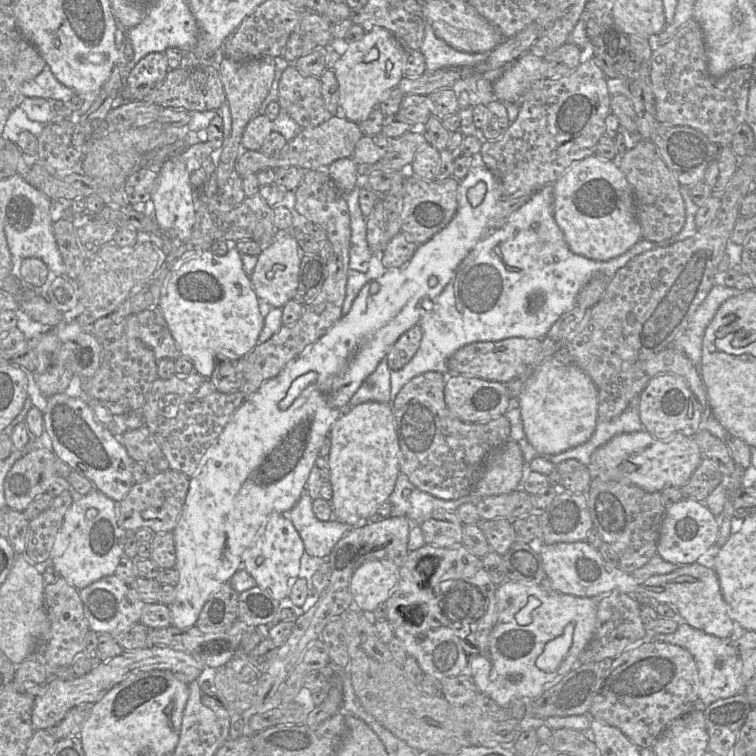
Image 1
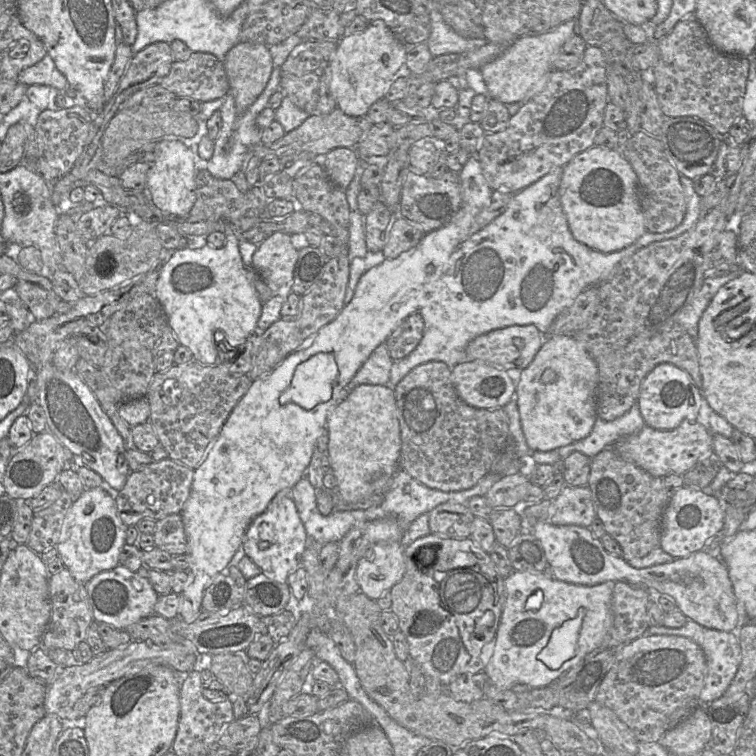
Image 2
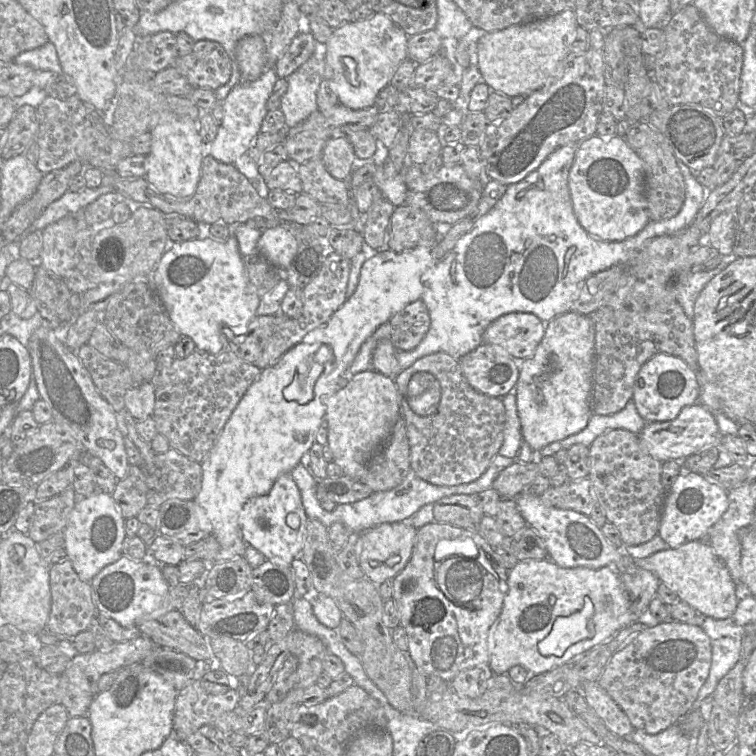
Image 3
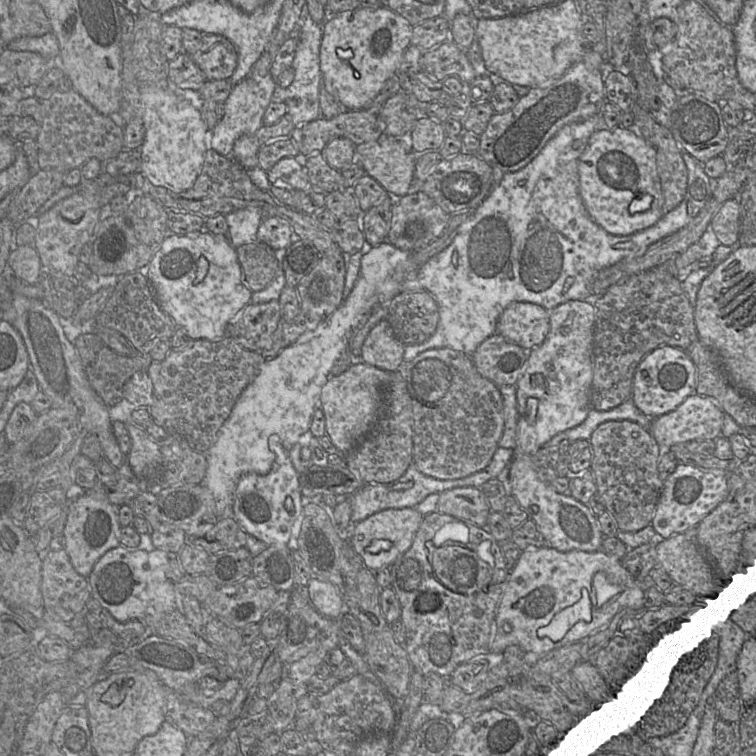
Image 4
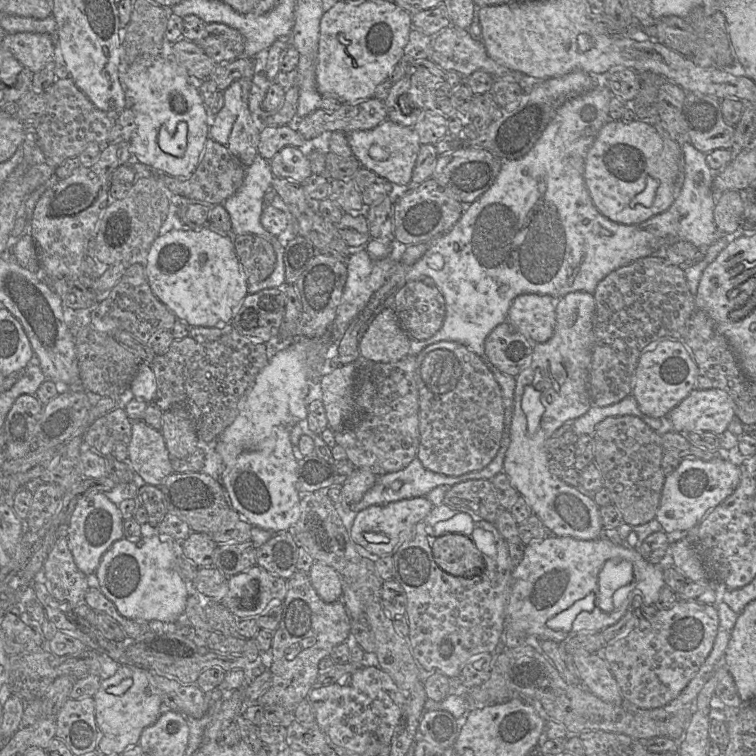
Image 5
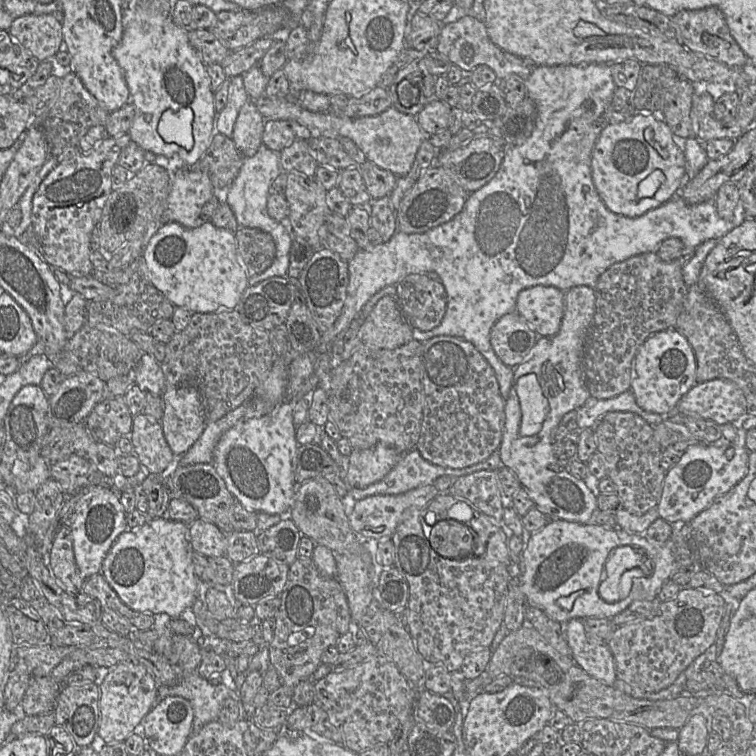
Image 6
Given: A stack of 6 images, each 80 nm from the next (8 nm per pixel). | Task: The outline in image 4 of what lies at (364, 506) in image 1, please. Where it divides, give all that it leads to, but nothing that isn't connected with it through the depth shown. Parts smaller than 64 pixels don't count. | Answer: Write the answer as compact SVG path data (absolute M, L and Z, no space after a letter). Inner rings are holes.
M355 360L343 373L330 376L322 387L320 408L325 415L326 433L340 454L353 450L374 426L382 396L391 382L391 374L362 360Z

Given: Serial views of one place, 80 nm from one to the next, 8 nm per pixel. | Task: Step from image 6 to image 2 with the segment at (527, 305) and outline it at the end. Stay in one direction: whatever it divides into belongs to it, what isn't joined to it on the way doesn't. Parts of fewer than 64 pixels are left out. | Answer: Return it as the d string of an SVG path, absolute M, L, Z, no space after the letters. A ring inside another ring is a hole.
M533 324L494 329L466 347L468 361L483 360L506 371L525 369L540 350L544 338Z

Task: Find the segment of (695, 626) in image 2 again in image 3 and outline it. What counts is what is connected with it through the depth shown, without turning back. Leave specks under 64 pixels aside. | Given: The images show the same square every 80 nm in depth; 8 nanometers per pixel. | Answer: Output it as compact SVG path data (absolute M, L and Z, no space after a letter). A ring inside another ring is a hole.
M700 613L686 623L698 625L705 631L710 639L712 652L709 674L691 707L690 712L693 712L700 709L704 699L712 696L721 678L738 662L741 654L742 627L732 618L715 619Z

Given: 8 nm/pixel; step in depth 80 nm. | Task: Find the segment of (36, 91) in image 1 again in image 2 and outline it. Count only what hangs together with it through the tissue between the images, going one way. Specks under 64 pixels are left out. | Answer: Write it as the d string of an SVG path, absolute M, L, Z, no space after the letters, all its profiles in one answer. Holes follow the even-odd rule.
M46 54L38 63L23 69L18 80L26 85L44 85L58 91L64 90L69 86L66 78L57 69L52 58Z

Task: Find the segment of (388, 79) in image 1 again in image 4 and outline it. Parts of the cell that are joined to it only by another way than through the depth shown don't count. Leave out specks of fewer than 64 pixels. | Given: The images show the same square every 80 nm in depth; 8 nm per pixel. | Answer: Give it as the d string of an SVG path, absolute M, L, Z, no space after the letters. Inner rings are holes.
M361 7L340 12L330 17L322 26L320 45L320 70L322 84L344 109L357 110L369 108L384 83L397 70L403 56L412 44L413 26L400 14L380 7Z

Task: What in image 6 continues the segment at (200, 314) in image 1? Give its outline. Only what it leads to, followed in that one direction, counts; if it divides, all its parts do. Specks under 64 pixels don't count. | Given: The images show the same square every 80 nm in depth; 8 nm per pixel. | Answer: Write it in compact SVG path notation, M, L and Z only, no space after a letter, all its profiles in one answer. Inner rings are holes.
M212 221L187 229L178 223L168 223L149 240L143 255L147 278L175 307L183 307L192 313L212 313L234 310L249 287L249 278L237 251L235 234L216 227Z

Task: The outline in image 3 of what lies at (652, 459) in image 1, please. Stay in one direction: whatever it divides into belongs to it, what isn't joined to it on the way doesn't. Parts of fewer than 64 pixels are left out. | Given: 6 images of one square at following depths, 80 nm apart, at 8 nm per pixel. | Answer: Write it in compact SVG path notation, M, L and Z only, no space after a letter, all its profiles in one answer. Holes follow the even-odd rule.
M699 402L683 408L671 421L647 423L640 434L649 454L662 463L669 460L683 461L706 448L718 446L722 437L714 414Z

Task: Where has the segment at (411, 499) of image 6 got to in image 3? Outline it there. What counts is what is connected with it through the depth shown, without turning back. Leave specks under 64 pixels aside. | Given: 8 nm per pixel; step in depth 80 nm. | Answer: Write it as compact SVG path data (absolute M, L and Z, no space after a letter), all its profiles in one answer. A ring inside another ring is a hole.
M409 521L382 523L359 535L356 555L365 576L377 586L400 573L409 561L417 529Z

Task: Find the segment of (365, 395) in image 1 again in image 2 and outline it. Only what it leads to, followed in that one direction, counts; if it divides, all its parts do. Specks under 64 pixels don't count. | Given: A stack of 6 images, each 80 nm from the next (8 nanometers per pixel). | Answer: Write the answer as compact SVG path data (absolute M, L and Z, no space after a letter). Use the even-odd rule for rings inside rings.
M386 342L378 345L342 390L342 400L361 384L389 385L392 362Z

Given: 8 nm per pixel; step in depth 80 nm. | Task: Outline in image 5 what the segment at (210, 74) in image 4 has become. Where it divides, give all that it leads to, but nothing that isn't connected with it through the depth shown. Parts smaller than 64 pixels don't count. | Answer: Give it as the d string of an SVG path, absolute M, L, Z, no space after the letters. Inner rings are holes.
M206 23L207 35L196 43L216 66L232 62L243 54L244 38L234 28Z

